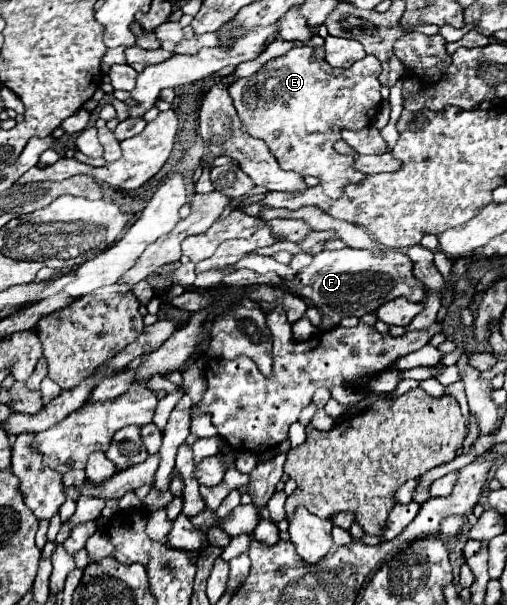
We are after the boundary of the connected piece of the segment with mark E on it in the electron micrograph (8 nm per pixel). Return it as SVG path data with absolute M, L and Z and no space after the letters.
M298 46L292 48L288 54L266 62L250 78L240 78L234 86L228 88L228 92L234 100L234 108L242 122L242 130L246 130L254 138L264 140L282 170L294 170L302 176L316 176L320 178L324 192L330 194L330 198L338 198L346 184L360 184L364 174L354 170L352 156L342 156L334 152L334 142L342 138L340 130L344 128L360 130L372 124L374 116L382 106L378 82L380 70L382 66L374 56L364 56L350 68L332 68L324 60L314 60L310 46Z

